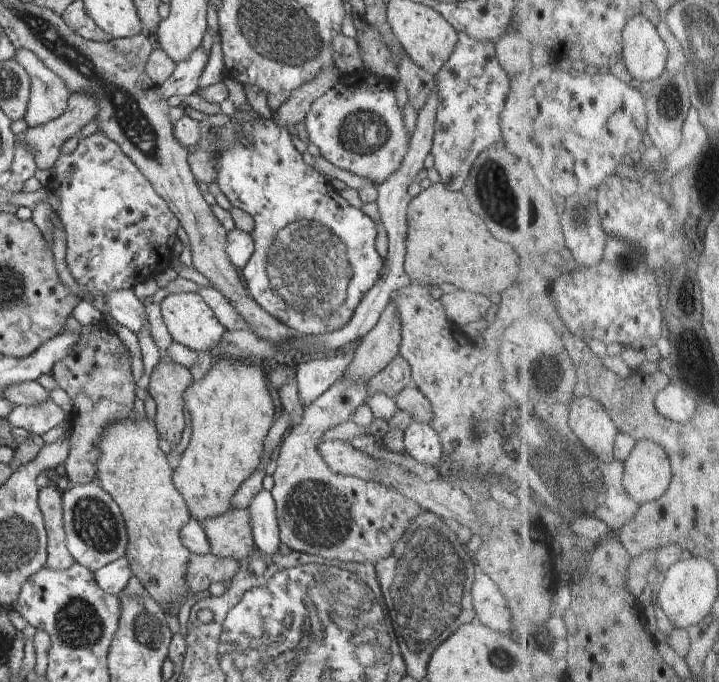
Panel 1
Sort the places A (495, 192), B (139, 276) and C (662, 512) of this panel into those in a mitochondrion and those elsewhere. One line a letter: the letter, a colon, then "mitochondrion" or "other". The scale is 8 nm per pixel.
A: mitochondrion
B: other
C: other

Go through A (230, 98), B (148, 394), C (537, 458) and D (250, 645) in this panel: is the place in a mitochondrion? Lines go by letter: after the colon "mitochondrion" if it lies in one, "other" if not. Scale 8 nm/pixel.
A: other
B: other
C: mitochondrion
D: mitochondrion

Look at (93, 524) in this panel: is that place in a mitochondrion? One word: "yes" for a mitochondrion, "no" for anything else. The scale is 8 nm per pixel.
yes

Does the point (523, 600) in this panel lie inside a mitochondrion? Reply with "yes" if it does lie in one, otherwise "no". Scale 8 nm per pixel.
no

